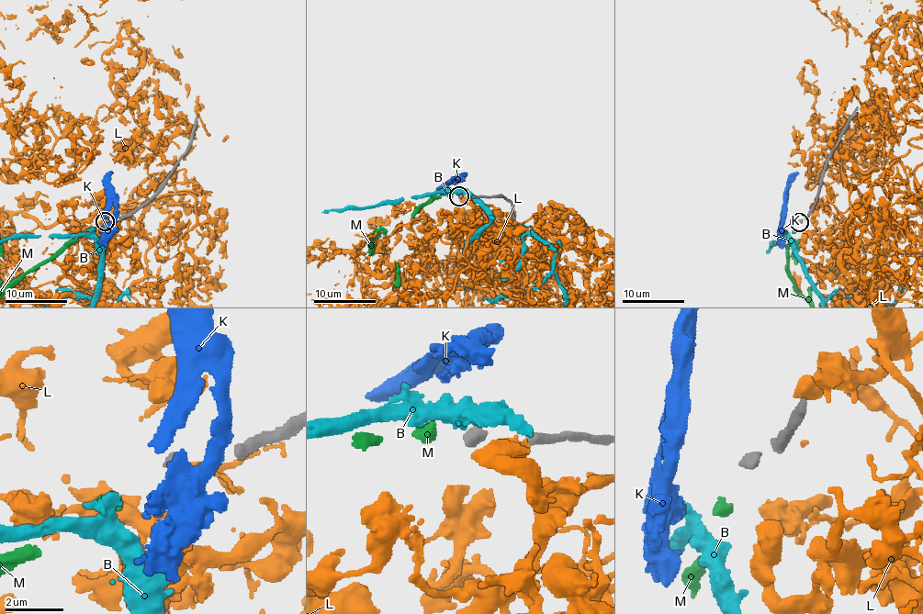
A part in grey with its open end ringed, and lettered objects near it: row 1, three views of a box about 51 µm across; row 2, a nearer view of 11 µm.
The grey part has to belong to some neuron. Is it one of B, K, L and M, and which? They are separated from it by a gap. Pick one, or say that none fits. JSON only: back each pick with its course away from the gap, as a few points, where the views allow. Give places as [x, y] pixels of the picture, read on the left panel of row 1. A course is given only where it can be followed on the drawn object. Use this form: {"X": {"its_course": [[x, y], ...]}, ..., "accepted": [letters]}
{"accepted": ["M"]}

